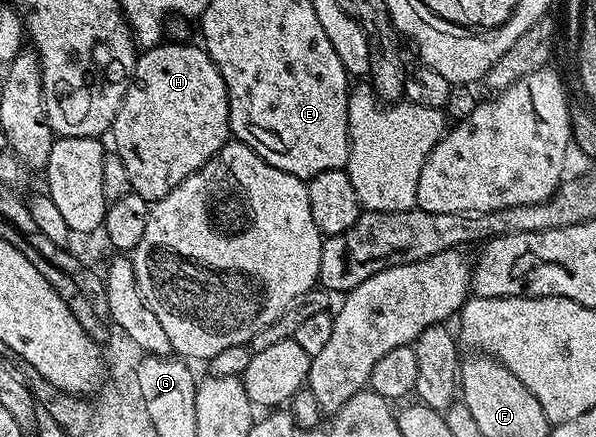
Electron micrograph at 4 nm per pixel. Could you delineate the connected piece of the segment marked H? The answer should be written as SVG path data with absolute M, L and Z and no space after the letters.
M162 41L156 47L142 50L137 56L133 80L119 105L119 113L111 128L115 153L127 168L130 192L150 201L167 197L191 173L195 173L221 146L230 142L227 85L204 46L192 47L185 41Z

